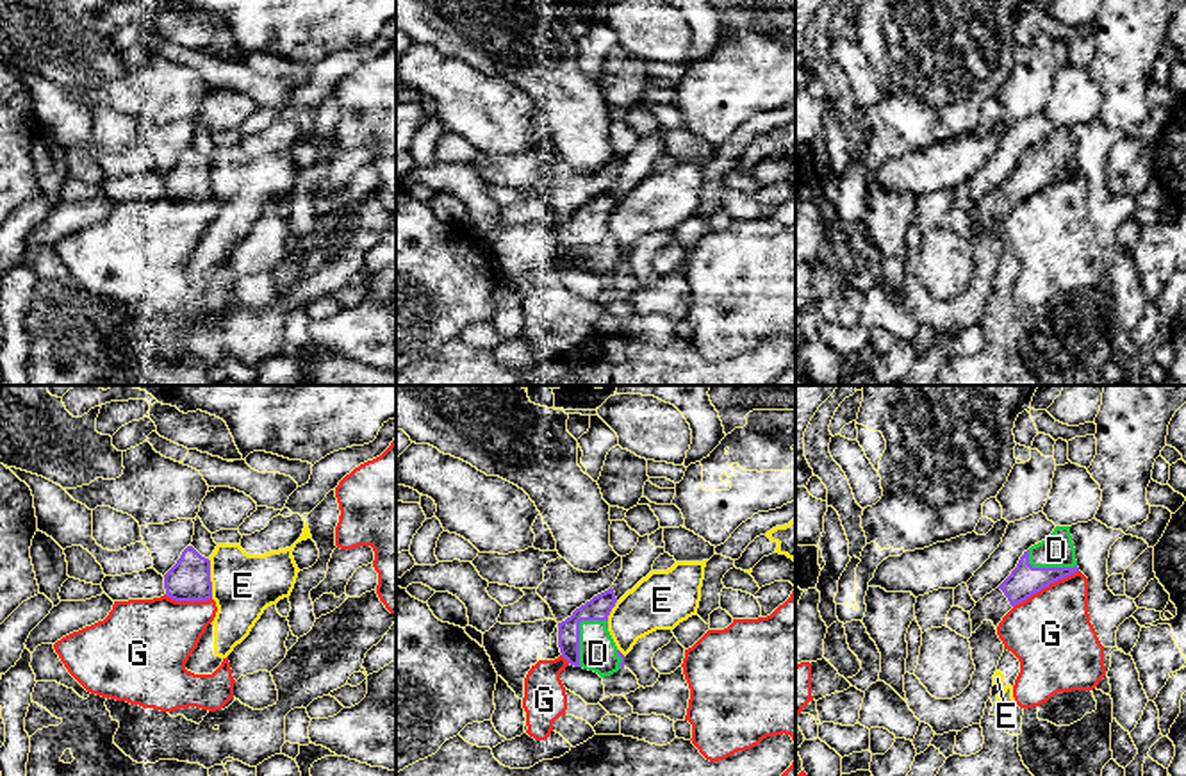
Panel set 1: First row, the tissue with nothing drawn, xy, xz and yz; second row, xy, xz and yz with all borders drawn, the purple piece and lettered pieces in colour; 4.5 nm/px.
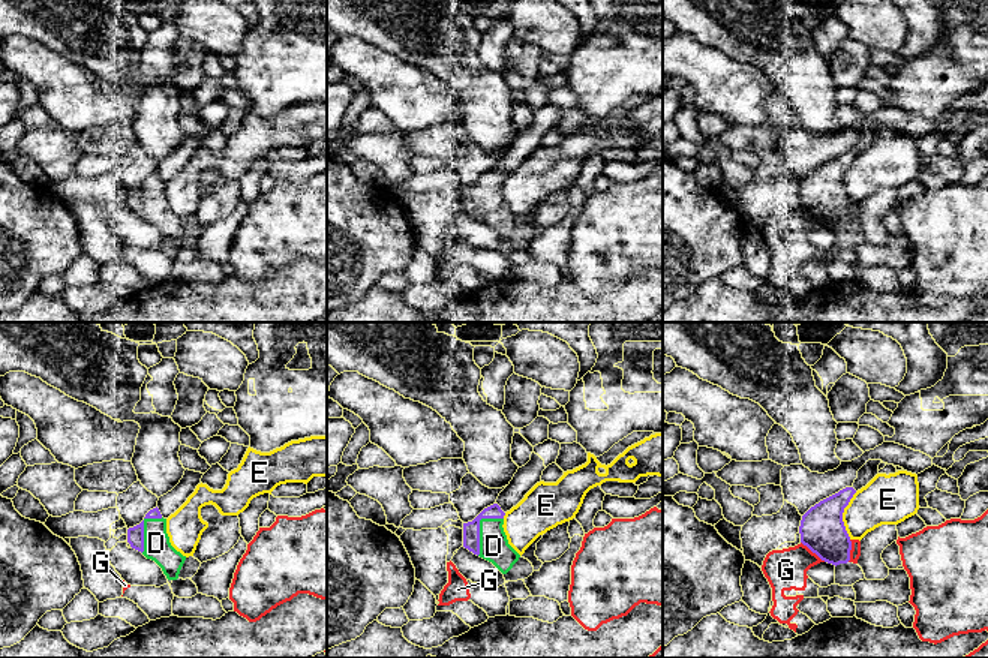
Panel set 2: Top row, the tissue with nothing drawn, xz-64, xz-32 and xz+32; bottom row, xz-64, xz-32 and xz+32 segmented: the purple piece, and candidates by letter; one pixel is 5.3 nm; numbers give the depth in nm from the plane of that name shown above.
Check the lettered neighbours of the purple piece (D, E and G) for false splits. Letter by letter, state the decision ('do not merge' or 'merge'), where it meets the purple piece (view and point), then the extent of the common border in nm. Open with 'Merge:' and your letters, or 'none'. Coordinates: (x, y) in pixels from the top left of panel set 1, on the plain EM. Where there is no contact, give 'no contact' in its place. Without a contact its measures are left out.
Merge: D
D: merge | xz (578, 232) | 240 nm
E: do not merge | xy (209, 179) | 180 nm
G: do not merge | yz (1045, 186) | 340 nm

